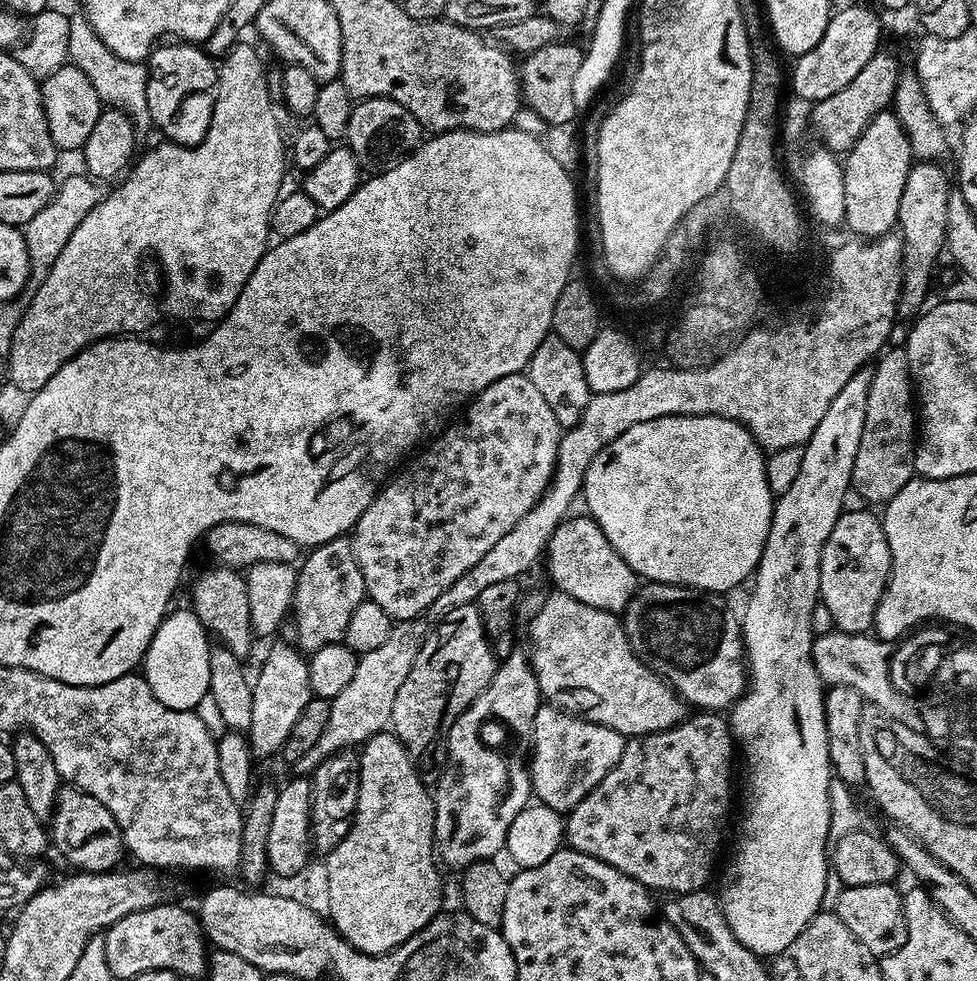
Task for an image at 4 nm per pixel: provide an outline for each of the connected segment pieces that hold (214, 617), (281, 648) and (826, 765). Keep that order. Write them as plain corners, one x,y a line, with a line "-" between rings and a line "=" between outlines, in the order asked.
211,566
196,576
192,584
191,611
202,622
213,641
229,648
236,656
244,658
252,648
254,635
250,620
249,599
247,598
247,582
237,569
223,566
=
280,640
264,656
260,673
252,680
254,710
250,713
250,726
246,733
247,745
253,757
276,756
286,742
286,734
294,727
298,714
302,714
306,702
313,698
310,686
310,670
305,653
295,643
=
861,370
856,372
854,378
850,378
850,382
846,382
846,386
842,386
842,390
838,390
834,402
830,402
826,414
822,414
822,422
818,422
818,426
814,426
814,434
810,434
810,438
802,446
800,465
794,482
790,482
790,486
786,491
775,497
770,530
760,555
760,564
756,567
754,579
751,581
751,584
753,584
752,593
748,596
748,609
745,610
744,616
742,612
744,655
748,665
748,687
745,688
744,695
730,709
730,727
733,741
738,745
739,755
740,752
744,755
744,764
748,767
749,776
748,781
744,784
744,813
740,816
741,836
736,840
736,853
733,854
732,861
729,862
728,869
724,872
724,881
720,884
718,899
730,930
734,930
734,938
738,938
738,942
742,942
742,946
746,946
754,955
761,958
775,958
791,949
792,944
798,938
798,934
802,934
804,927
816,917
817,912
821,911
822,894
826,890
826,878
830,871
830,837
828,831
830,830
830,814
832,811
828,801
828,791
830,790
830,782
834,779
834,773
832,763
828,757
828,735
826,734
826,714
824,713
826,685
821,680
812,661
814,633
810,626
810,614
814,614
814,606
820,599
822,546
826,546
826,538
830,538
830,530
834,530
834,522
838,522
841,512
845,511
844,499
850,496
852,475
854,474
854,456
858,454
858,442
862,442
862,422
866,422
866,402
868,401
868,387
871,381
871,371

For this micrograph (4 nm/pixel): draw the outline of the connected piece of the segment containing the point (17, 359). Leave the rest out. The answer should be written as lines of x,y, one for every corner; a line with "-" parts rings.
237,43
236,47
229,50
227,56
223,57
221,64
224,65
220,68
220,81
214,88
213,117
208,123
206,138
202,138
200,144
191,146
160,142
157,148
150,149
141,160
139,157
131,165
127,175
115,185
117,188
114,190
112,188
104,200
98,202
86,214
78,228
70,235
70,240
51,266
49,276
42,282
38,292
34,294
33,301
30,302
28,308
24,309
21,321
18,322
18,326
14,330
13,341
10,342
6,357
6,363
8,363
7,379
14,386
18,386
19,389
29,393
37,392
42,390
42,386
46,386
46,382
50,378
54,378
54,374
58,374
58,370
62,370
62,366
66,362
70,362
70,358
74,358
84,348
89,348
91,344
97,344
100,340
109,338
132,338
137,334
147,333
144,331
156,320
156,304
140,289
140,280
136,277
136,271
140,268
140,259
147,252
153,252
160,259
161,266
164,267
164,276
168,279
168,285
164,288
164,308
174,319
212,320
211,322
216,322
227,316
229,310
232,309
234,302
246,286
248,275
256,269
258,262
265,254
266,245
269,243
268,236
270,237
272,207
276,205
277,200
282,195
280,183
284,180
284,160
286,164
286,140
280,137
280,124
276,121
275,110
272,109
272,96
268,93
268,76
264,73
264,64
260,61
259,54
250,45
244,43

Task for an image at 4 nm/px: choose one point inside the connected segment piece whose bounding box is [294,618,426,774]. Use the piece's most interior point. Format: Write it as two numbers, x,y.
364,708

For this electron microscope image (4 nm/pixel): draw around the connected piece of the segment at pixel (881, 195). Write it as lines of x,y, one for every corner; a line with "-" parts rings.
891,110
878,113
842,160
846,194
843,223
853,237
885,236
897,227
898,202
902,202
902,186
906,186
913,163
912,147
896,113

